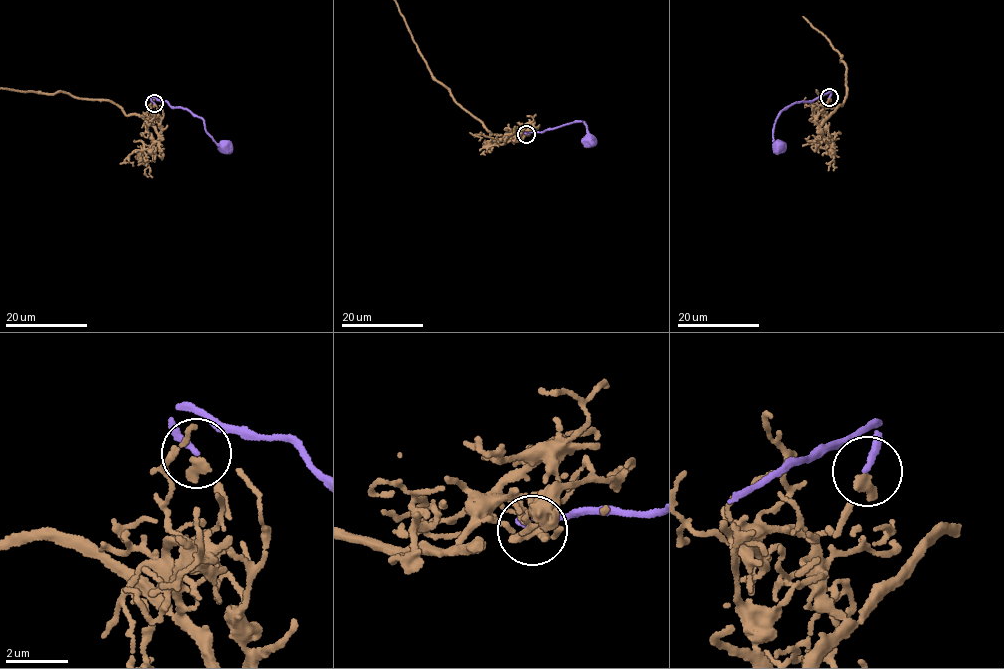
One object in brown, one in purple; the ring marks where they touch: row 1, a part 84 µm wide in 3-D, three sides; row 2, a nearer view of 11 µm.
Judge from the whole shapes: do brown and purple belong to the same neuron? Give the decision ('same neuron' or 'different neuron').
same neuron

